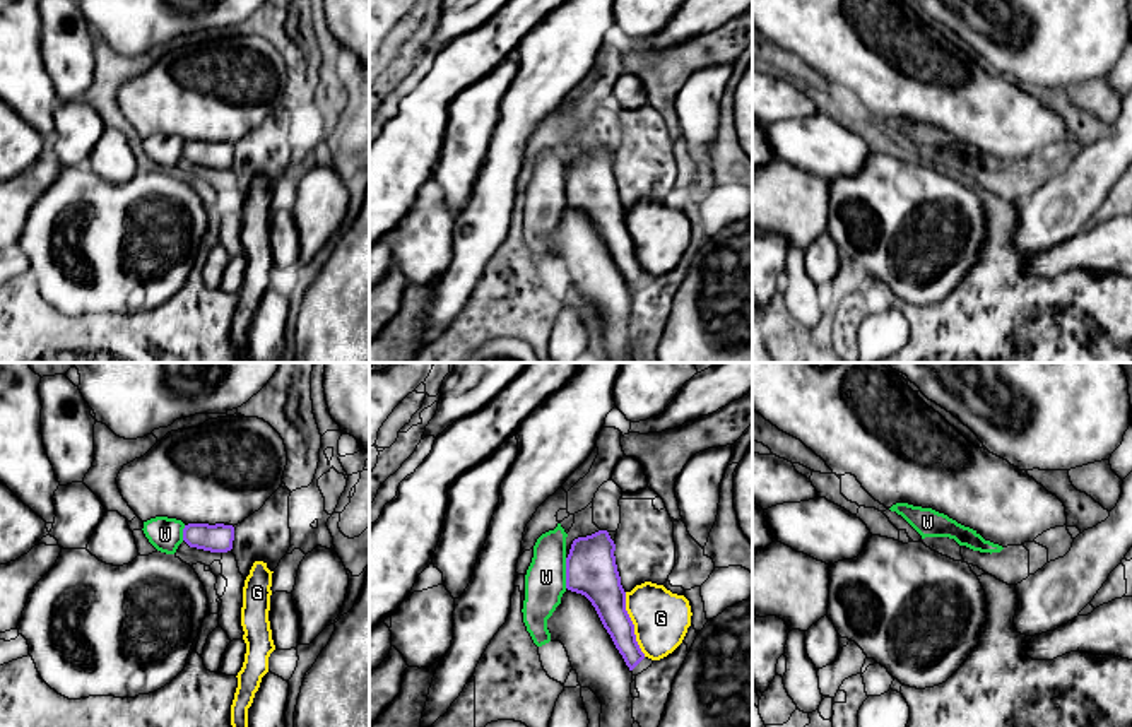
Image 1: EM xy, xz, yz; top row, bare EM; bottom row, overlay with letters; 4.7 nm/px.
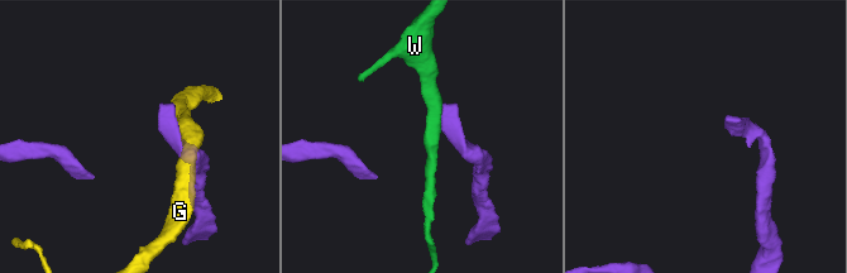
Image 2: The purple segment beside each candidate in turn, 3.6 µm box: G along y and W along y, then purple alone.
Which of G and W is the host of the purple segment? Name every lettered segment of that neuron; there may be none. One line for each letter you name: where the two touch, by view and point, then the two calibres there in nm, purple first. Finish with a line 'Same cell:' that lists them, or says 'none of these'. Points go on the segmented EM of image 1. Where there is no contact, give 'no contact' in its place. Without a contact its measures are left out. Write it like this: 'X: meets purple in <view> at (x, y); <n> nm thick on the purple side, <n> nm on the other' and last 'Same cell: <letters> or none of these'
Same cell: none of these

